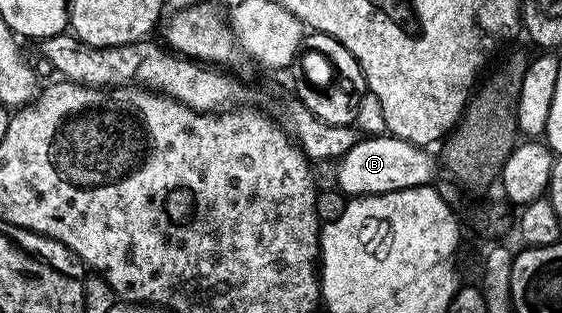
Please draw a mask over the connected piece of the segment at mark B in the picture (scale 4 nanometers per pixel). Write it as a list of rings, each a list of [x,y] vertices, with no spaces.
[[[380,133],[374,137],[363,137],[358,140],[347,154],[336,160],[337,187],[345,197],[368,197],[382,195],[403,189],[428,187],[439,171],[439,163],[429,156],[424,147],[416,147],[402,139],[396,139],[388,133]]]

